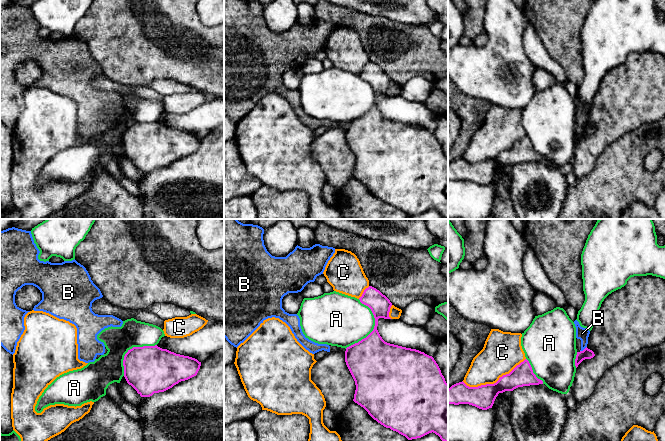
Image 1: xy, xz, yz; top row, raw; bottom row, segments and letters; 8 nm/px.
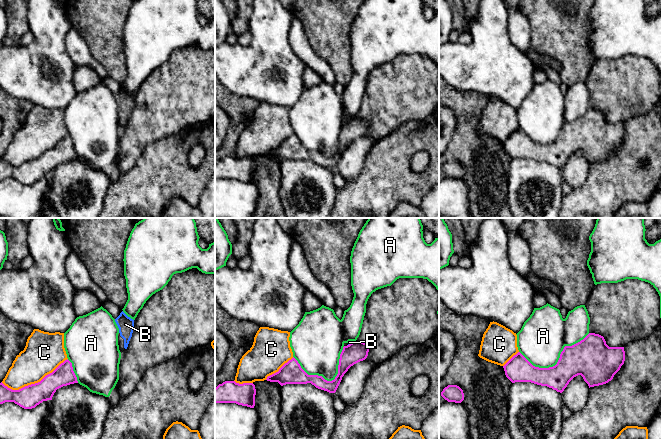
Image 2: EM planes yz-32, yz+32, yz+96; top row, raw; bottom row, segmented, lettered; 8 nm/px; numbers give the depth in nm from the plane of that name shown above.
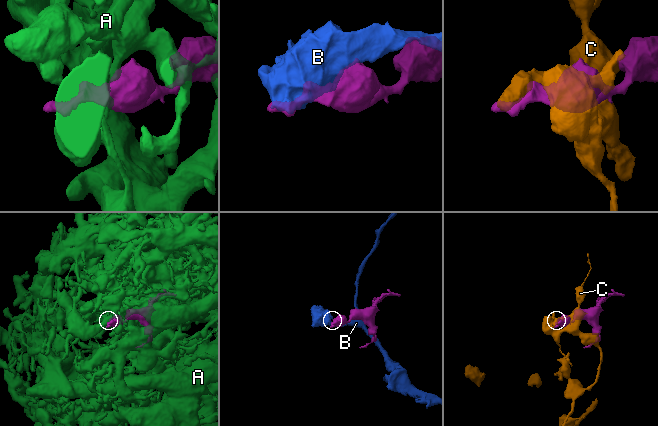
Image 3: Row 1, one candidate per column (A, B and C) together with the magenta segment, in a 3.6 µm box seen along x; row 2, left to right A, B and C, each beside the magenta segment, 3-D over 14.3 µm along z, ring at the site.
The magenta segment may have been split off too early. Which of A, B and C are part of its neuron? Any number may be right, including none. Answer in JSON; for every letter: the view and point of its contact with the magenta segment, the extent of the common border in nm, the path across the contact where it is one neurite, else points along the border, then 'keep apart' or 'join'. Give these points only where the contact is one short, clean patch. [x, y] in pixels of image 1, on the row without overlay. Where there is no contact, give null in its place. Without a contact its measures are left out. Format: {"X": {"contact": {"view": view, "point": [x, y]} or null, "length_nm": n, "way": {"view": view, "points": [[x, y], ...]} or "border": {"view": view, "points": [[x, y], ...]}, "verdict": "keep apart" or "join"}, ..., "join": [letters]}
{"A": {"contact": {"view": "xz", "point": [374, 103]}, "length_nm": 420, "verdict": "keep apart"}, "B": {"contact": {"view": "yz", "point": [584, 125]}, "length_nm": 70, "border": {"view": "yz", "points": [[586, 122], [580, 127]]}, "verdict": "keep apart"}, "C": {"contact": {"view": "yz", "point": [494, 159]}, "length_nm": 550, "verdict": "keep apart"}, "join": []}

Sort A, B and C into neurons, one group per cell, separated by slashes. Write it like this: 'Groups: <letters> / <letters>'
Groups: A / B / C

